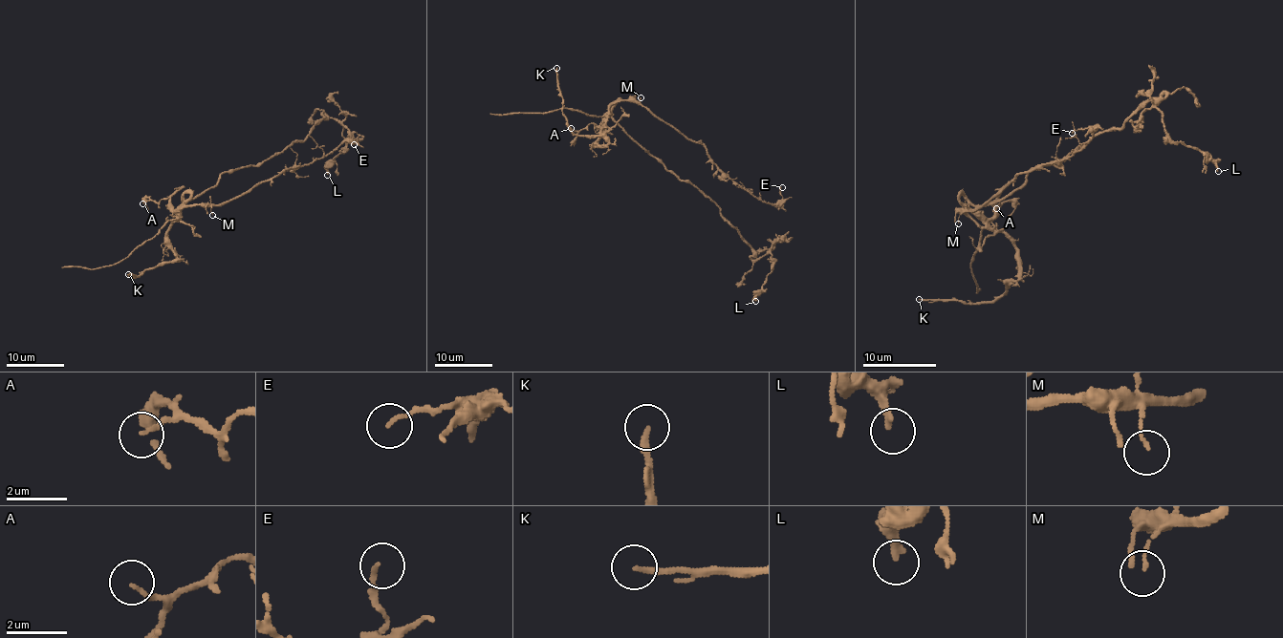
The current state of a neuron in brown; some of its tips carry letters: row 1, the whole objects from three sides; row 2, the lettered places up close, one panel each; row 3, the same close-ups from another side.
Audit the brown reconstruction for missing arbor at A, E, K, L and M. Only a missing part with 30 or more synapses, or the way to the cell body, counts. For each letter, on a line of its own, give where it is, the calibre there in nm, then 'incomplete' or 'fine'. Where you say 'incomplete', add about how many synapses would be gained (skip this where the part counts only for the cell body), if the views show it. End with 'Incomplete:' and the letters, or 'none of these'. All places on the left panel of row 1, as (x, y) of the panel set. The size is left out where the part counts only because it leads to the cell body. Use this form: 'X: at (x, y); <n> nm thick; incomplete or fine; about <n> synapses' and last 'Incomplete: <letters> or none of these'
A: at (142, 203); 130 nm thick; fine
E: at (354, 144); 130 nm thick; fine
K: at (128, 274); 200 nm thick; fine
L: at (327, 175); 240 nm thick; fine
M: at (212, 215); 80 nm thick; fine
Incomplete: none of these

